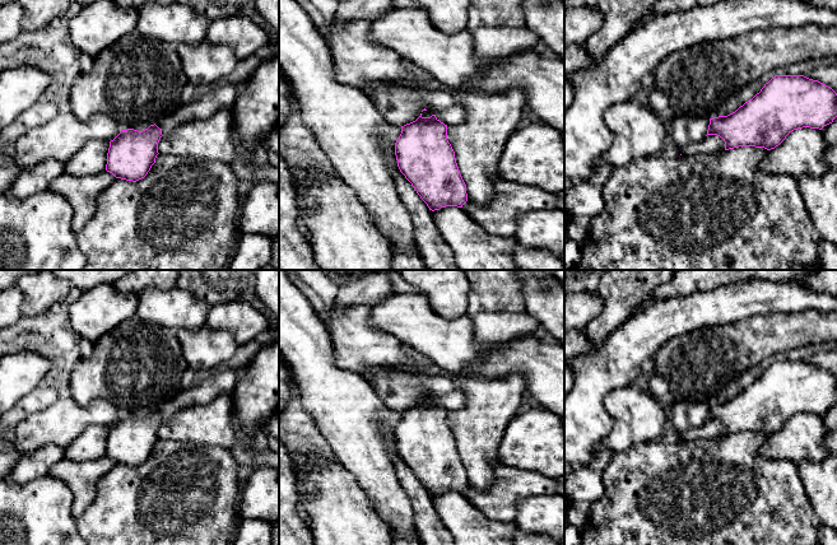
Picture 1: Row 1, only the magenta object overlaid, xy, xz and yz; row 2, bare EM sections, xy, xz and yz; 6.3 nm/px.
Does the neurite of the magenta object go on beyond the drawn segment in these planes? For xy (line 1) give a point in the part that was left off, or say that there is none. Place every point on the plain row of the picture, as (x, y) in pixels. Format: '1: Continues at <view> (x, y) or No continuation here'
1: No continuation here

